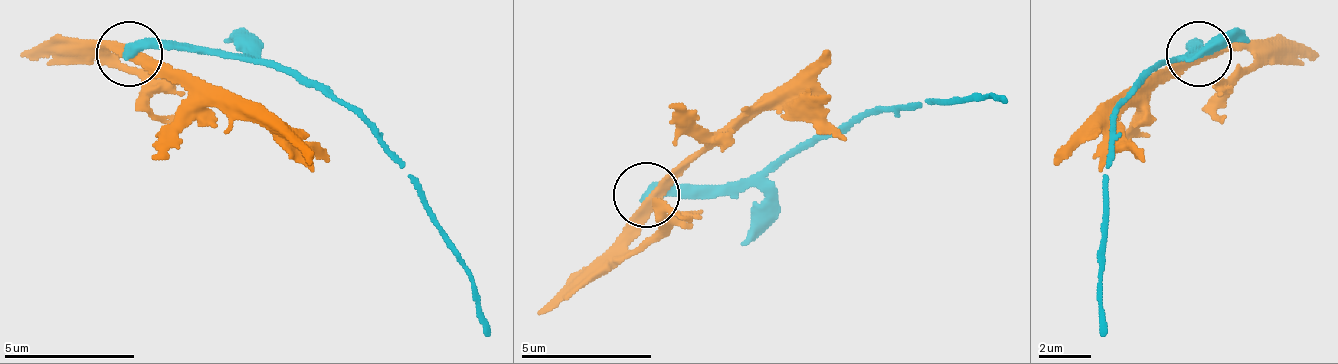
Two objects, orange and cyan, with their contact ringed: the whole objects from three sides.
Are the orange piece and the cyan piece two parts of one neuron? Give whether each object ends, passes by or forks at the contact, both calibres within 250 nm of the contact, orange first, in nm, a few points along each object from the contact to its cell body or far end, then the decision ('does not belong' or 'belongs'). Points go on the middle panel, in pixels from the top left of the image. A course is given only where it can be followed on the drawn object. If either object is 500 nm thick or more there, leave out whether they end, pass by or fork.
orange passes by; cyan ends; calibres 300 and 460 nm; course orange (647, 196), (687, 170), (752, 111), (798, 111), (844, 137); course cyan (647, 196), (739, 190), (844, 131), (870, 111), (1008, 98); does not belong

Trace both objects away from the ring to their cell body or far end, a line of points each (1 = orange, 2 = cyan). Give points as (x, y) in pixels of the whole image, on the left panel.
1: (130, 55), (170, 62), (235, 114), (281, 127), (327, 160)
2: (130, 55), (222, 49), (327, 88), (412, 173), (491, 337)

